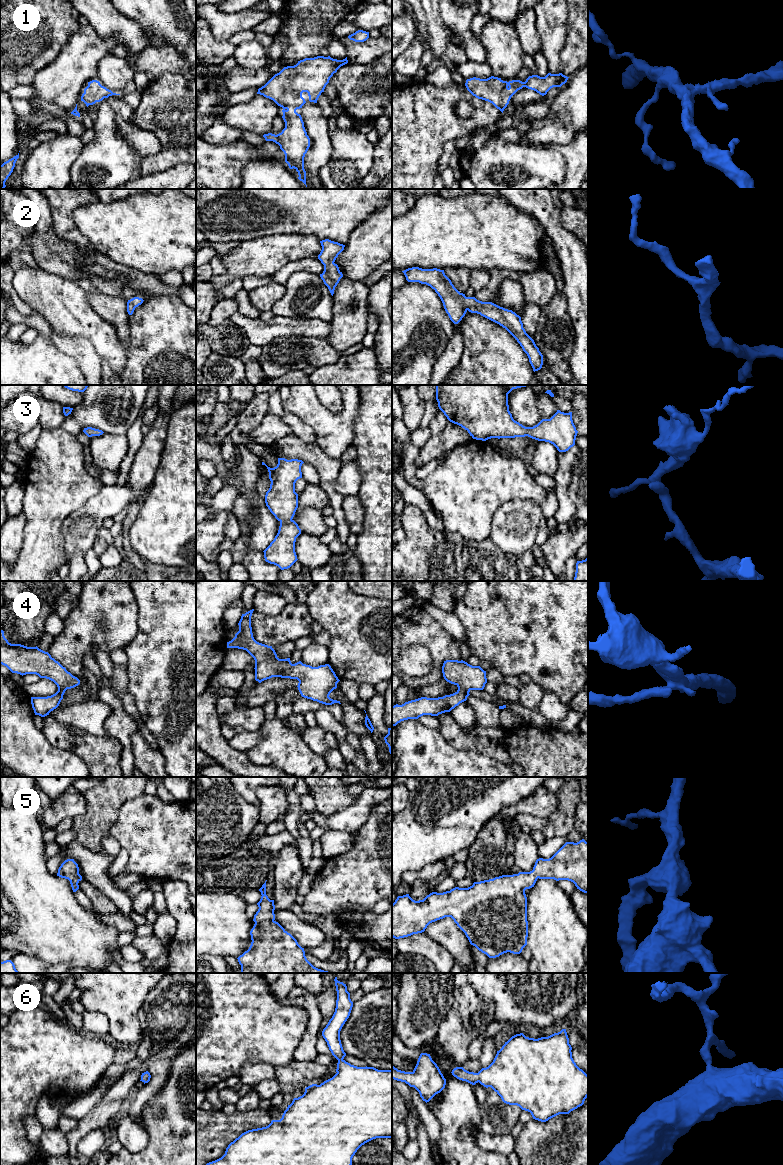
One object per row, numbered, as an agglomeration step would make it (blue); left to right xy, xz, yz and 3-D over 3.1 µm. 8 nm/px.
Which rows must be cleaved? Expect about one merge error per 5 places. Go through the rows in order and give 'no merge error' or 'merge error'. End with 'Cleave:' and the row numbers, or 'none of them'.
1: no merge error
2: no merge error
3: no merge error
4: no merge error
5: no merge error
6: no merge error
Cleave: none of them

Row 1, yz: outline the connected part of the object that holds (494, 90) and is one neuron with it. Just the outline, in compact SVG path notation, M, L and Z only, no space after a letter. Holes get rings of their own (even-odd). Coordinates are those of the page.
M548 73L545 77L532 75L525 82L520 80L507 82L494 76L487 79L473 77L466 80L465 86L473 96L492 103L503 113L511 97L523 87L534 90L544 96L551 88L561 87L565 84L568 78L562 73Z

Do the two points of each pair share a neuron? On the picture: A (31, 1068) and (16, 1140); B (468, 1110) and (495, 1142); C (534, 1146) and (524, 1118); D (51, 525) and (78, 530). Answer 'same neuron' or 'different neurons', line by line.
A: same neuron
B: different neurons
C: different neurons
D: different neurons

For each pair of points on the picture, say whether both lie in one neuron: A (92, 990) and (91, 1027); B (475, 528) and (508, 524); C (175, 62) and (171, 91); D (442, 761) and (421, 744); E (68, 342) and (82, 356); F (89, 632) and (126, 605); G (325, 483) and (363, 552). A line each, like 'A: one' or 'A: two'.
A: two
B: two
C: two
D: one
E: one
F: one
G: two

